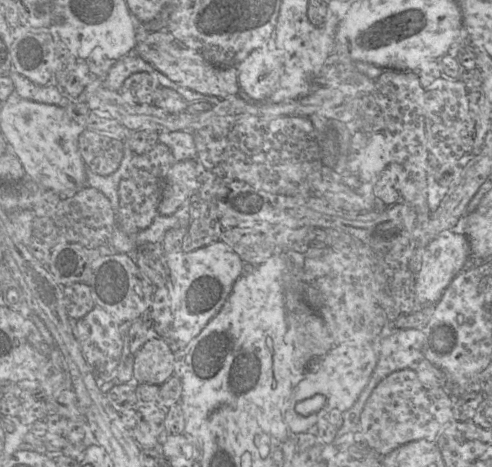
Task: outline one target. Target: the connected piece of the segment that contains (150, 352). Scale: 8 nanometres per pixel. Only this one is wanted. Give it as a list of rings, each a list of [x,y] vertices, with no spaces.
[[[162,338],[146,341],[134,355],[133,378],[138,383],[162,384],[174,374],[174,351]]]

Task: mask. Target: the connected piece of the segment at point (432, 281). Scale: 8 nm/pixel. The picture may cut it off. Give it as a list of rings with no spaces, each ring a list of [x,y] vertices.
[[[449,229],[434,238],[425,248],[420,270],[415,277],[415,294],[419,303],[423,306],[434,305],[471,258],[470,243],[465,233],[459,234]]]

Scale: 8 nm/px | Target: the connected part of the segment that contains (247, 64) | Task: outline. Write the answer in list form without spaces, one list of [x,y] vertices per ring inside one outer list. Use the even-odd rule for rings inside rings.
[[[274,34],[264,45],[247,54],[235,69],[240,88],[245,93],[254,99],[268,98],[276,88],[280,73]]]

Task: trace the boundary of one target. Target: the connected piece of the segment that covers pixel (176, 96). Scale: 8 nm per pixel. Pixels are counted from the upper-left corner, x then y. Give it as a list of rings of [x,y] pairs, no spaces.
[[[136,72],[123,83],[121,93],[137,104],[154,104],[170,113],[184,112],[188,102],[175,90],[163,87],[147,72]]]

